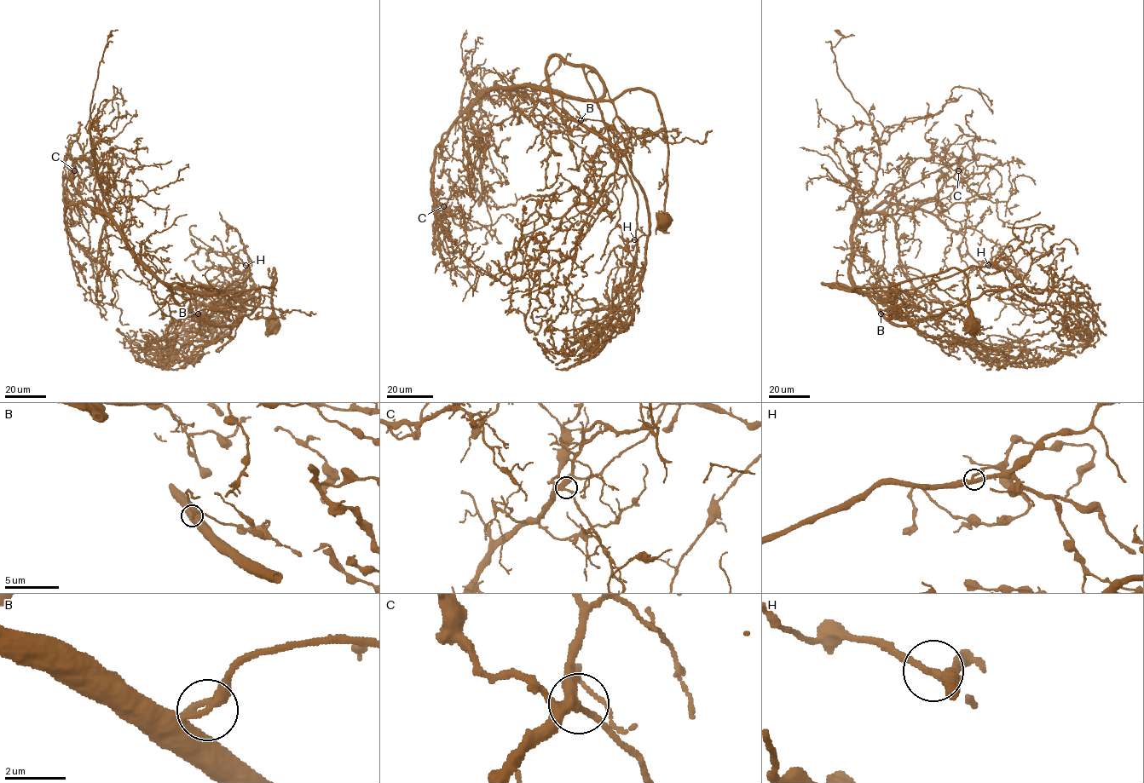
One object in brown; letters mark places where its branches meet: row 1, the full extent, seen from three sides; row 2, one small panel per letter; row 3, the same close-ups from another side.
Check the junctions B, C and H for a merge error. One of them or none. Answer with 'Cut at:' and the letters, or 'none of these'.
Cut at: none of these

